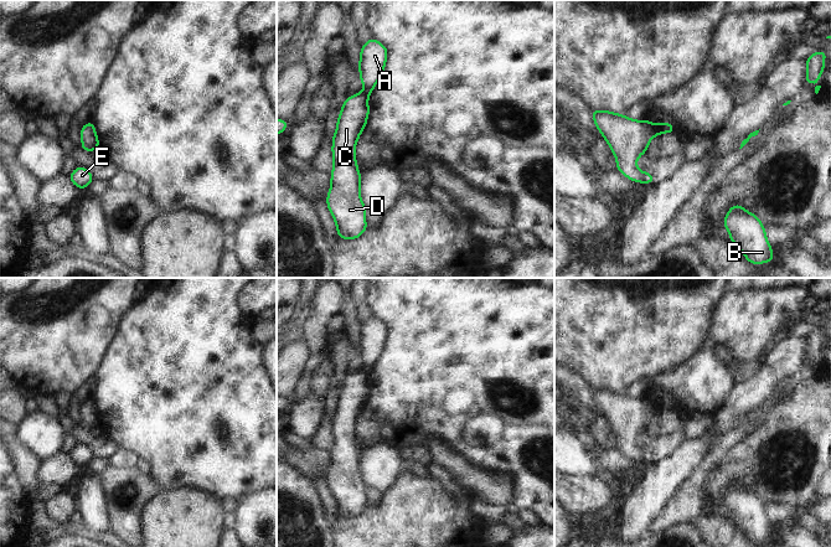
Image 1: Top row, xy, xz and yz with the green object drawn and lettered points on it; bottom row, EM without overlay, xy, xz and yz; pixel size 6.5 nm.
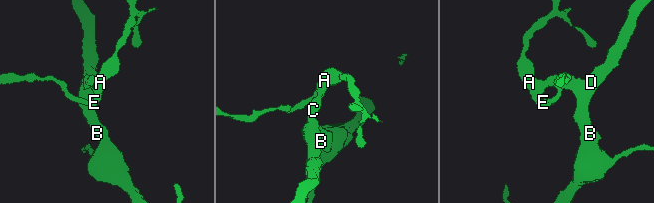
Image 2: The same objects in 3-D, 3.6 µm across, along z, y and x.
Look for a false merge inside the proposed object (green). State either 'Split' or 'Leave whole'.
Leave whole

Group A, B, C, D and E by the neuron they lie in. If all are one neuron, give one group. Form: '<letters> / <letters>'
A B C D E

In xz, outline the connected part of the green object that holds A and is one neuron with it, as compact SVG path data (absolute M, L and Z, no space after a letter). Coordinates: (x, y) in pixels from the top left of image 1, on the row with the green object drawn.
M375 38L362 45L358 77L365 91L346 98L332 138L334 167L326 203L342 239L358 238L367 228L367 208L360 197L361 174L356 164L355 145L367 123L367 99L384 72L387 53L387 48Z

